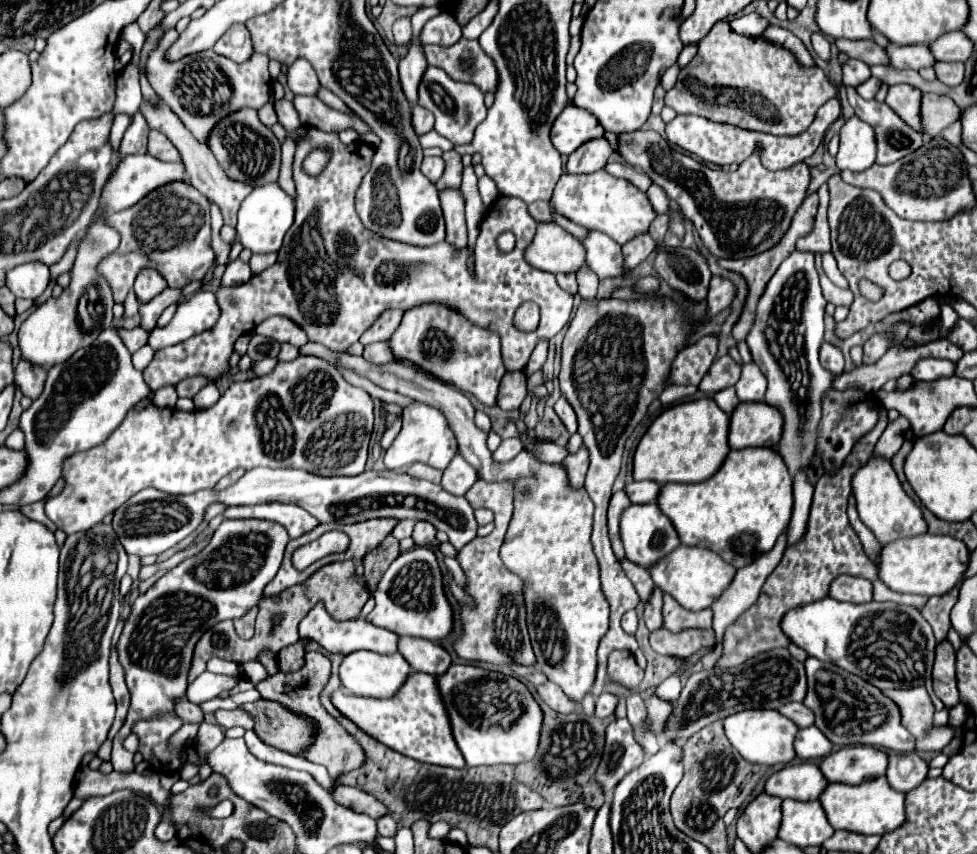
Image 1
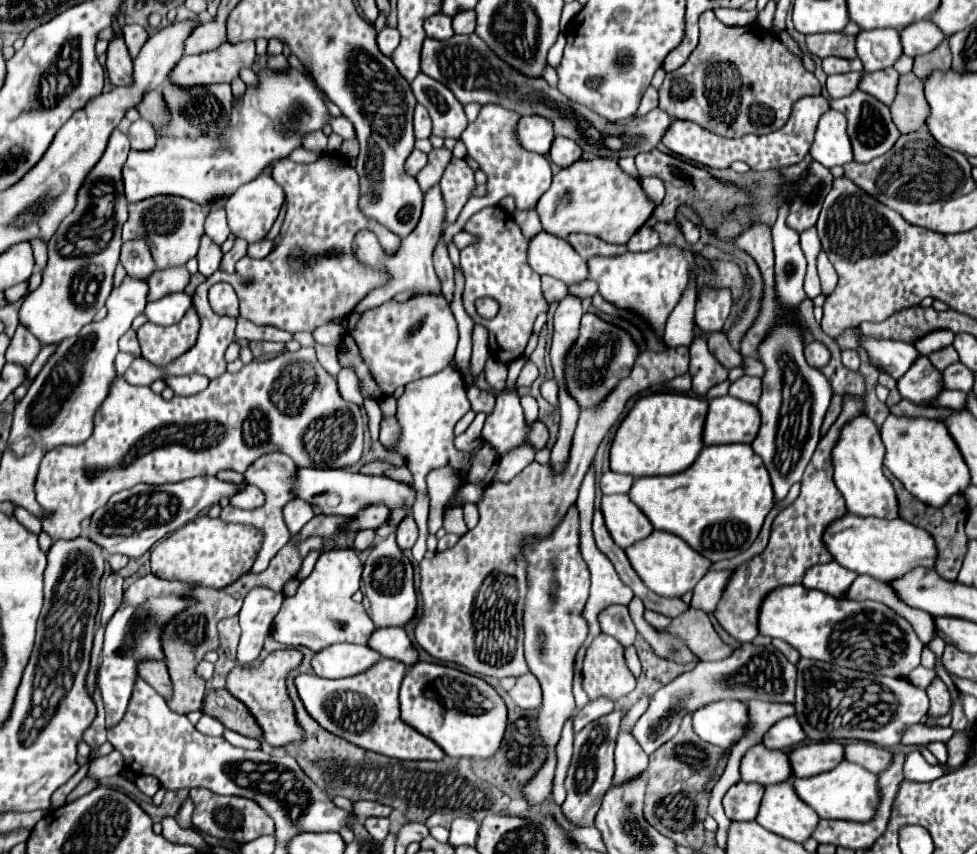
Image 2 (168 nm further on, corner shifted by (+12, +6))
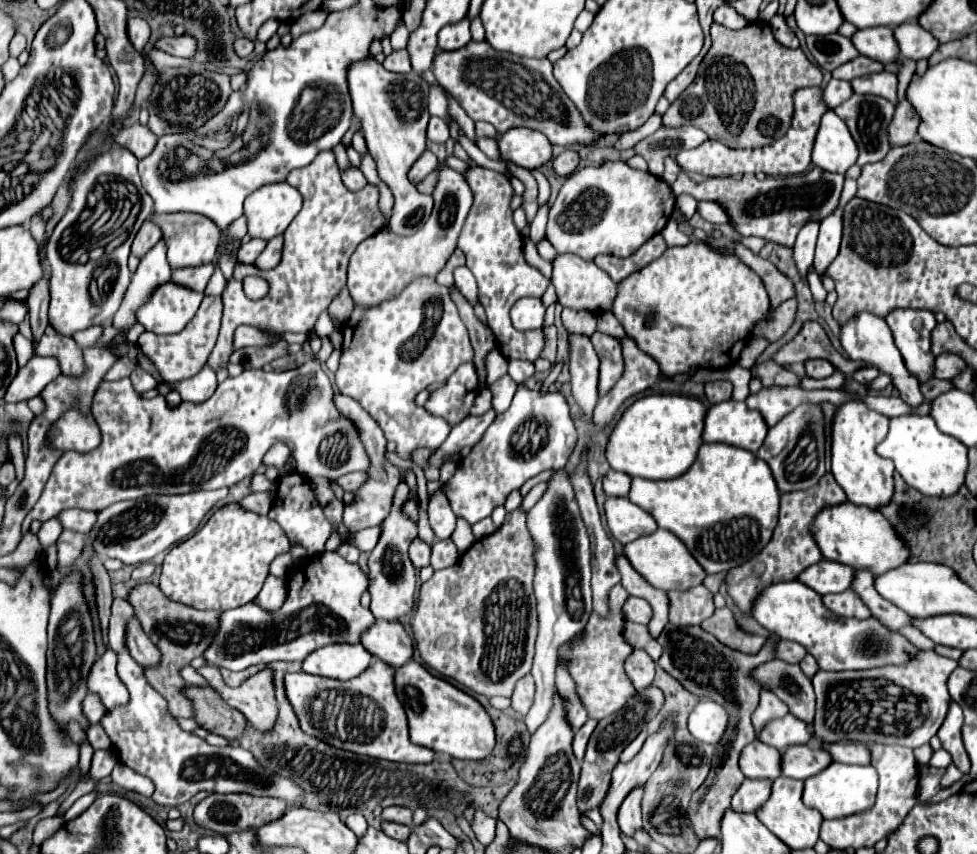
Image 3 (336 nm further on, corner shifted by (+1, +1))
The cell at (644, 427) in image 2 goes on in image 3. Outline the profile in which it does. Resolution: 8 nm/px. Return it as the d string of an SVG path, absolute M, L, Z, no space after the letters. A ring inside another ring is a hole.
M648 395L630 405L616 429L610 435L606 447L606 459L612 469L642 479L674 479L684 475L696 455L702 441L706 407L692 397L682 395Z

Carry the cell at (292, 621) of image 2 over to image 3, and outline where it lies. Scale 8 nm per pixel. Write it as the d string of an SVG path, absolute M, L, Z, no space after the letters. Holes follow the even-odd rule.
M332 551L312 561L306 559L292 567L288 599L276 615L260 611L258 603L224 611L220 631L212 647L204 653L204 659L208 665L242 671L250 665L268 665L274 661L304 661L310 653L330 643L360 643L362 633L376 621L372 611L360 605L360 597L366 589L368 575L358 563L348 563Z

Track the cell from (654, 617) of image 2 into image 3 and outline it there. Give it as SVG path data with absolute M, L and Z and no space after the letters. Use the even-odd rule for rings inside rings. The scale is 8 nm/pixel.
M702 585L690 591L678 591L678 593L668 593L670 597L670 623L672 625L698 625L700 621L708 619L714 603L712 603L712 593Z

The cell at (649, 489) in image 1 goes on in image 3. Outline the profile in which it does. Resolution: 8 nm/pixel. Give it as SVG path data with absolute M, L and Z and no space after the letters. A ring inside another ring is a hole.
M608 471L604 477L604 491L610 497L628 497L630 491L630 483L632 477L626 473L618 473L618 471Z

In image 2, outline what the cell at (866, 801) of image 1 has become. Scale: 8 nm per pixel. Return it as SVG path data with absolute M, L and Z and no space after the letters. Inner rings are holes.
M841 760L833 770L825 774L817 774L811 778L797 778L793 782L797 796L807 802L819 818L831 818L831 820L855 820L855 822L867 822L873 818L875 808L879 804L879 792L877 792L877 776L869 770L865 770L859 764Z

